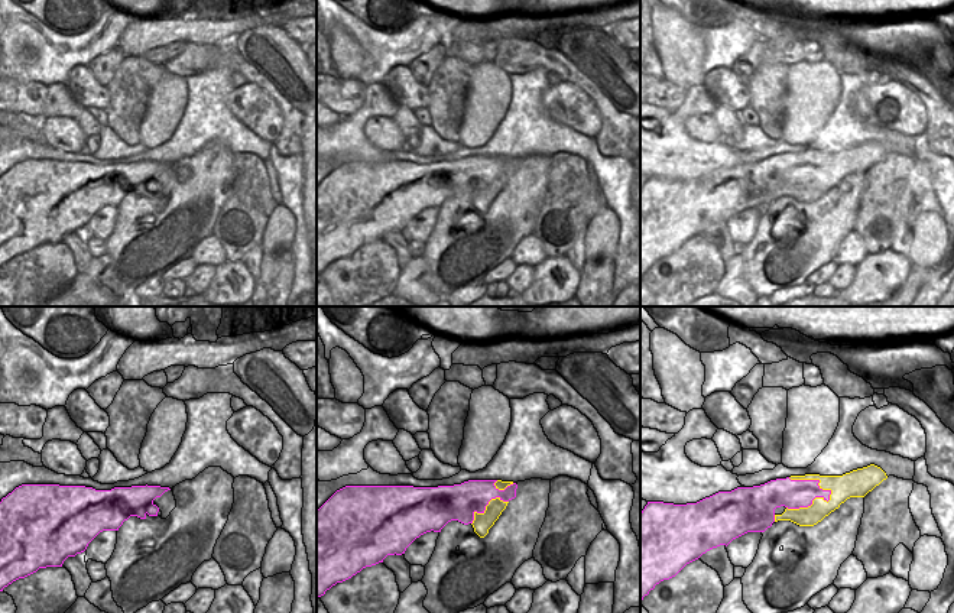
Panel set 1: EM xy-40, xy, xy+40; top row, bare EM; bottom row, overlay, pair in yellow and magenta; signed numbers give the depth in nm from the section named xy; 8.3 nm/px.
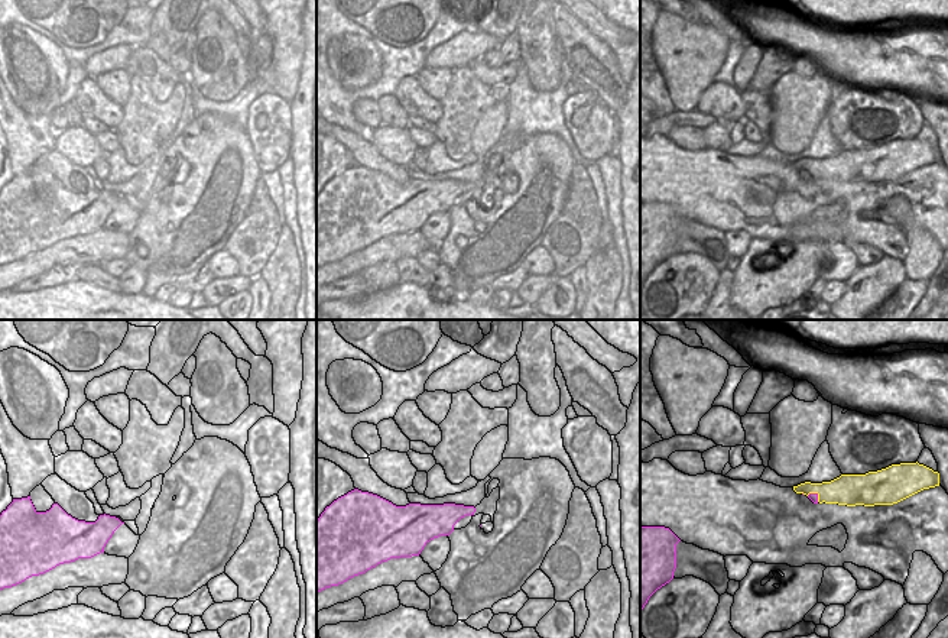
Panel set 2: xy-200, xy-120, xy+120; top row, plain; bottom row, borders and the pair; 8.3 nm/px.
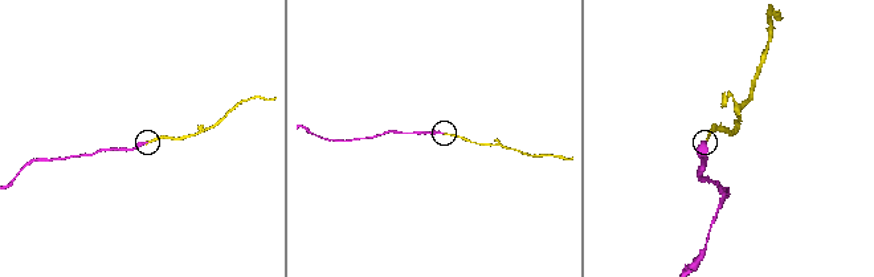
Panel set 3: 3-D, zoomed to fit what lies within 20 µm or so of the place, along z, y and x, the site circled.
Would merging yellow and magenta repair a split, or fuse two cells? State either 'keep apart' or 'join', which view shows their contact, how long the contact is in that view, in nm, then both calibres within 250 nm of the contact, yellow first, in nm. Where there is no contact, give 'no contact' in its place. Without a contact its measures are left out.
join | xy+40 | 420 nm | 170/240 nm

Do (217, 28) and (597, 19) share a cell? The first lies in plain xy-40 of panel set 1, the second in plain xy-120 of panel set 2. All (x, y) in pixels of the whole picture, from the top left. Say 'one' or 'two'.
two

